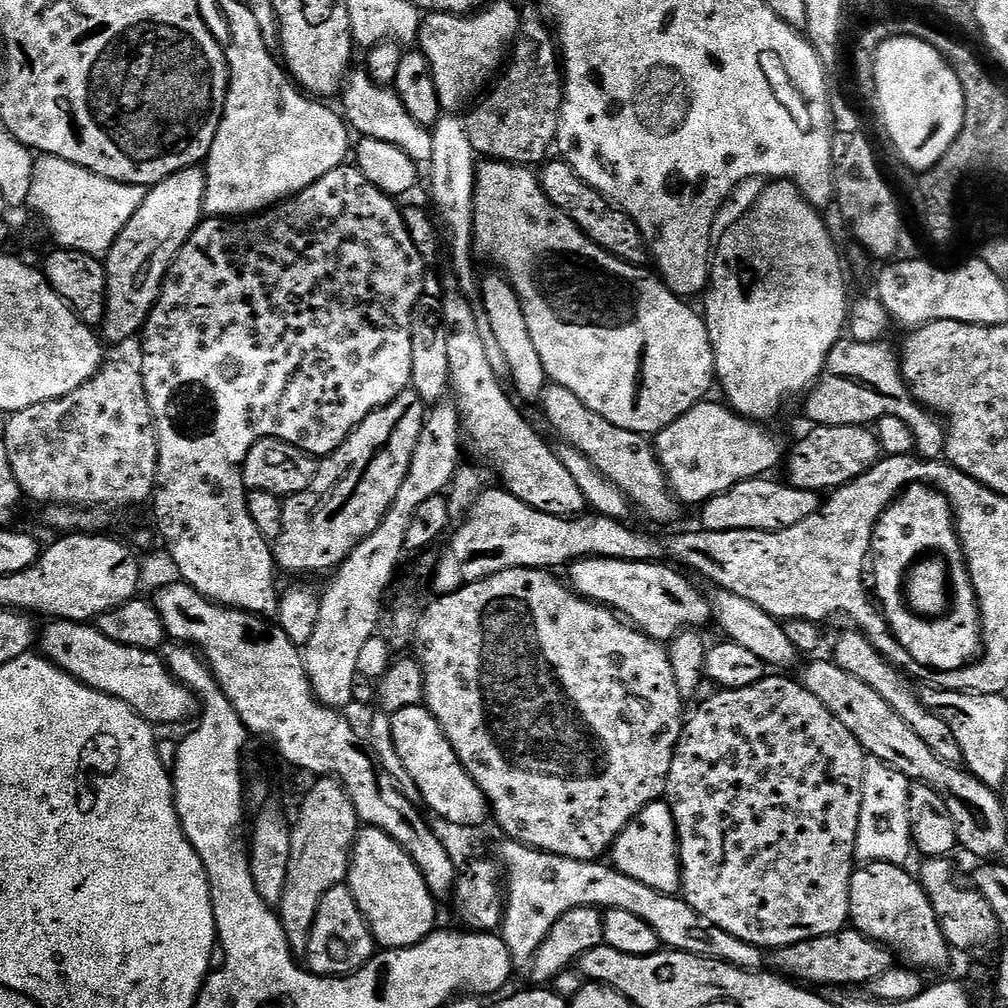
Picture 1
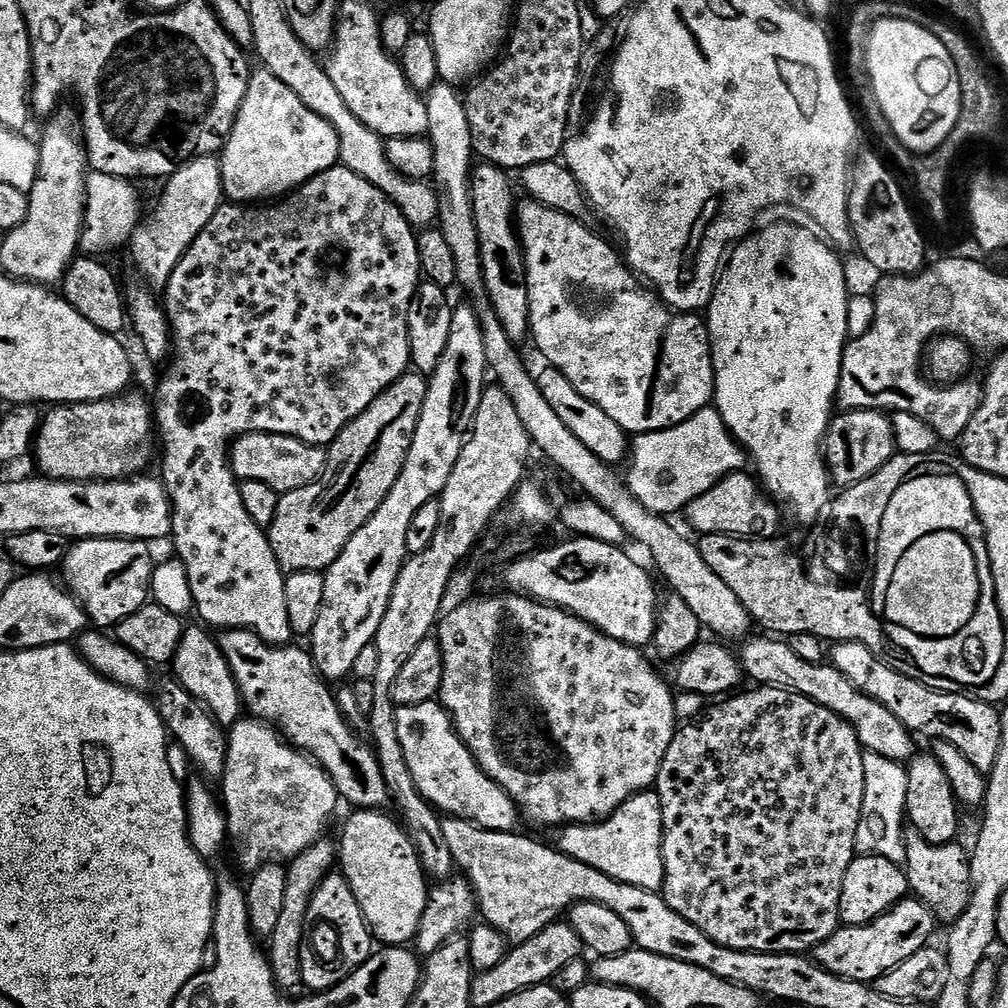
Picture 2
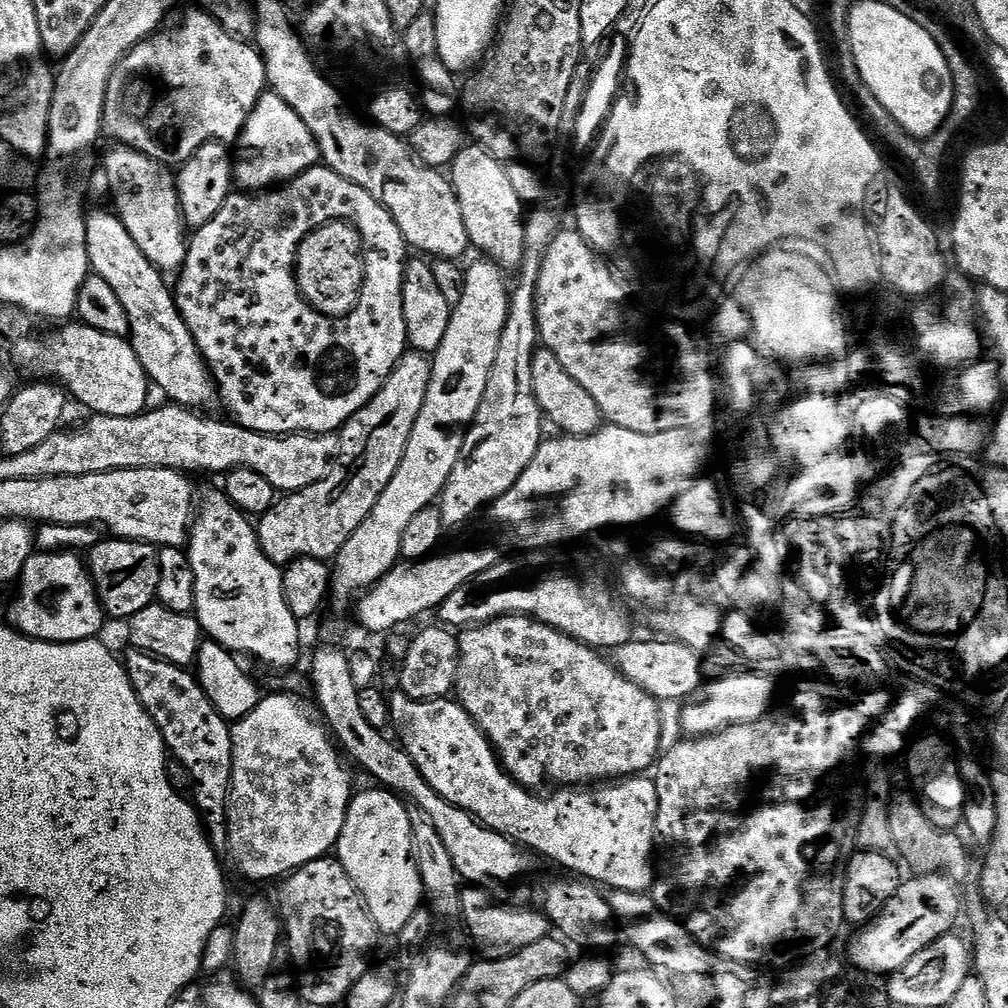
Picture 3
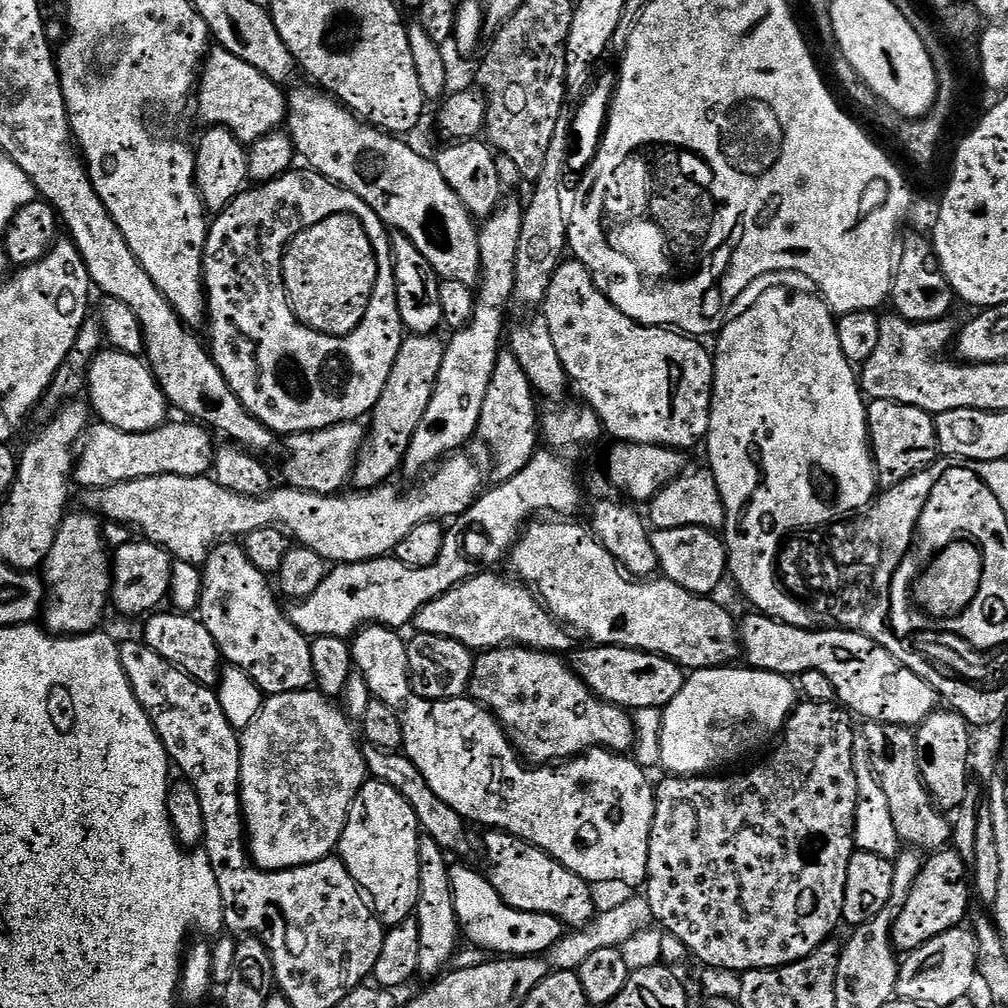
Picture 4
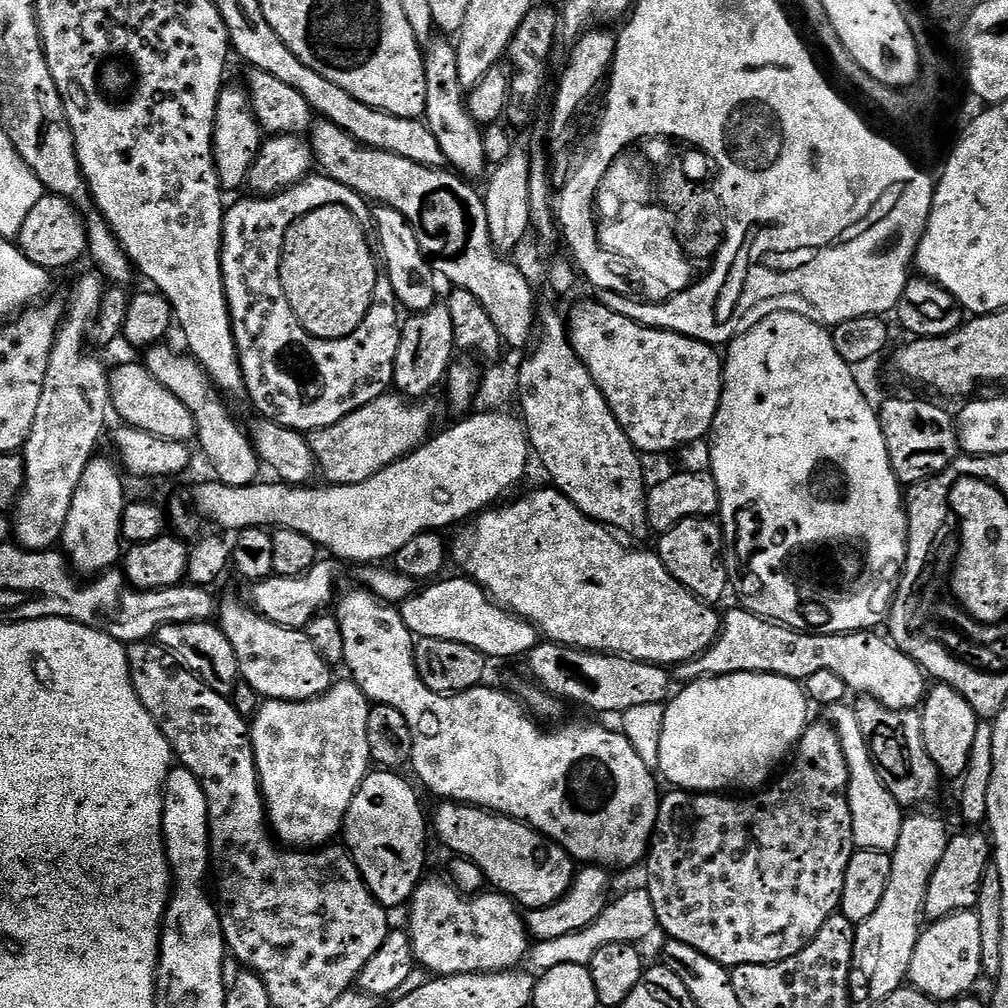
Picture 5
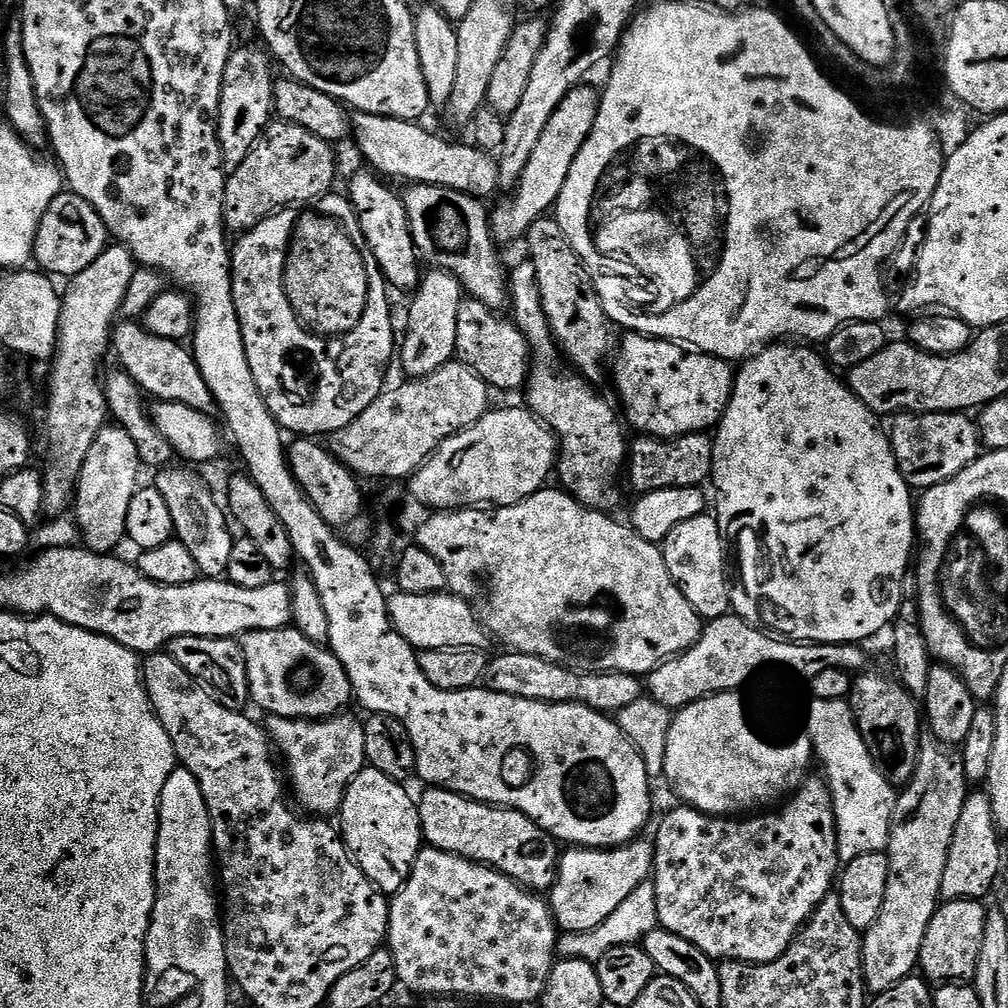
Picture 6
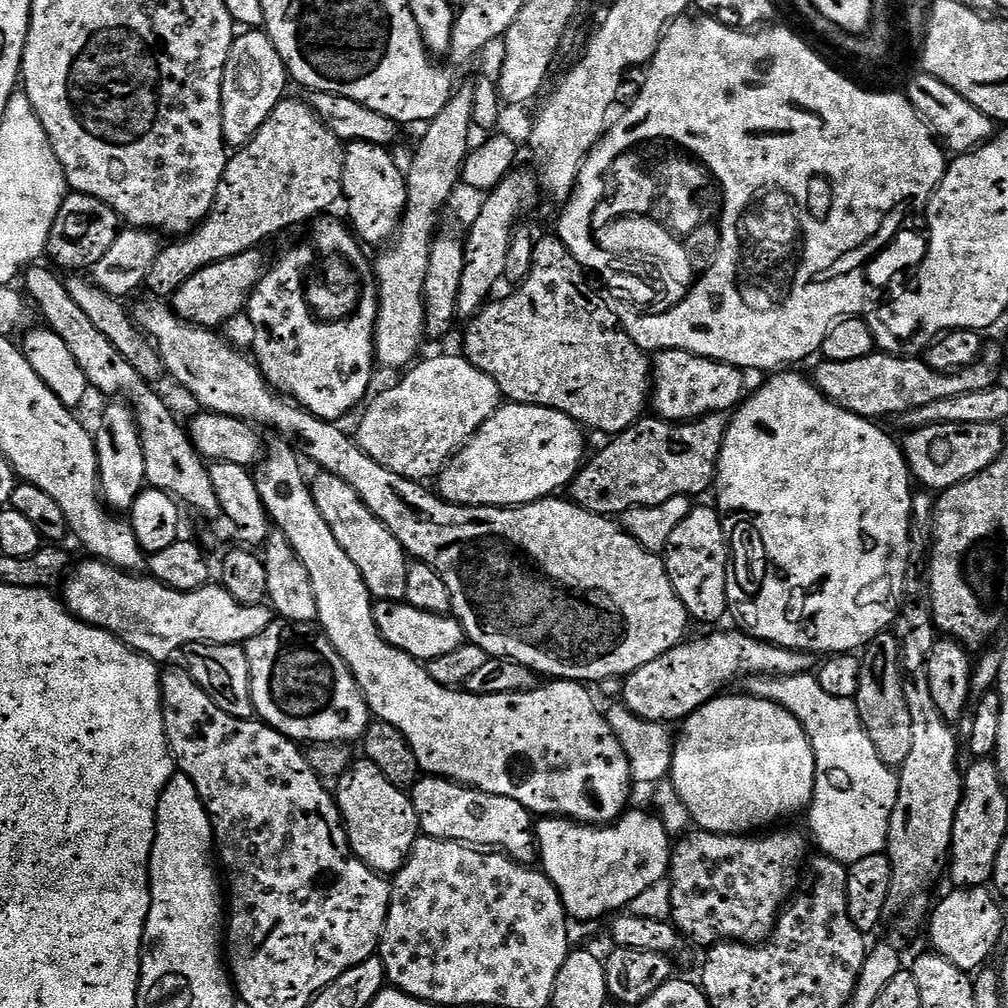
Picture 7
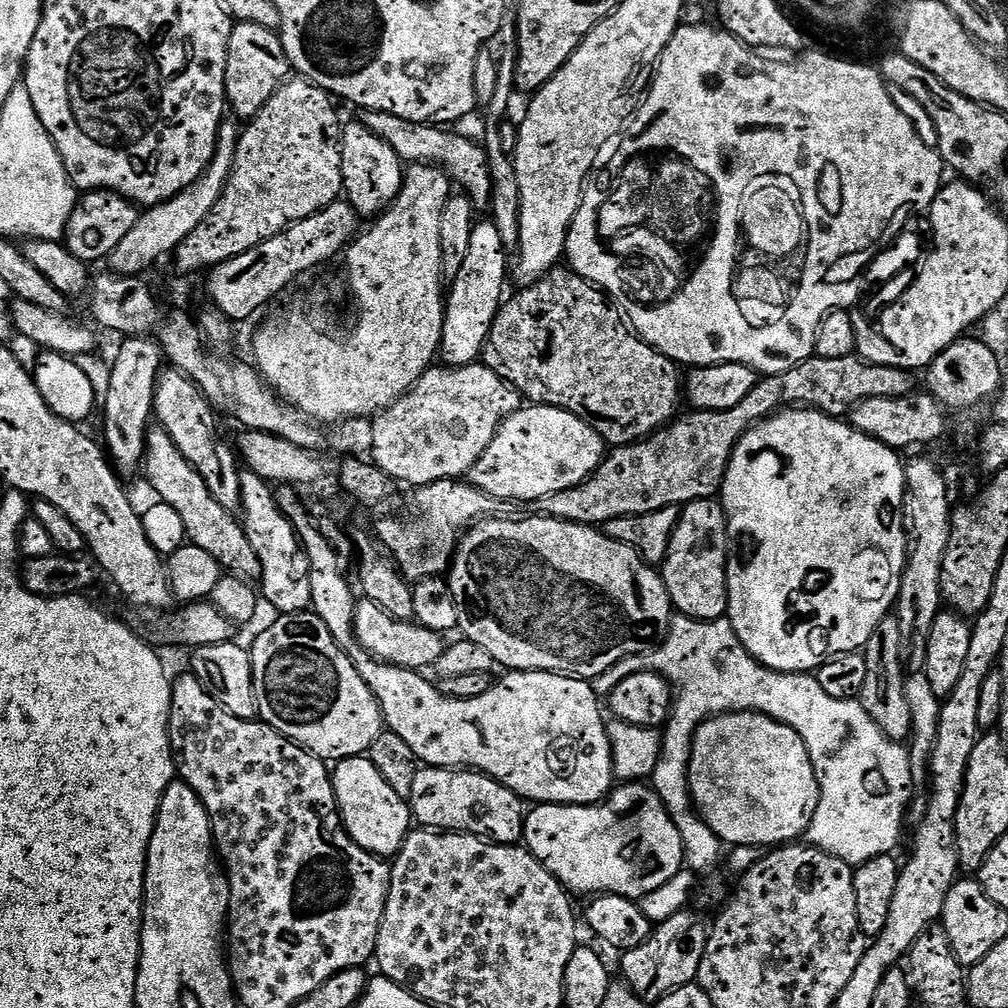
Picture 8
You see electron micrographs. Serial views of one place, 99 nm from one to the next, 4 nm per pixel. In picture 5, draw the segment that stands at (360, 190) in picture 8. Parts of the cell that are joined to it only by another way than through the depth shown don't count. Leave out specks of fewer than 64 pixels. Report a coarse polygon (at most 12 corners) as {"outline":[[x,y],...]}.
{"outline":[[380,206],[372,228],[397,305],[438,302],[438,277],[410,222]]}

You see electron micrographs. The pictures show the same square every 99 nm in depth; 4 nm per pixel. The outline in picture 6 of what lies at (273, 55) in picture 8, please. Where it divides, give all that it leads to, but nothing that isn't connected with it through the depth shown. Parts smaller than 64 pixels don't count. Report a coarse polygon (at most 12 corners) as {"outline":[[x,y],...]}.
{"outline":[[233,47],[220,95],[222,158],[242,166],[274,116],[273,61]]}

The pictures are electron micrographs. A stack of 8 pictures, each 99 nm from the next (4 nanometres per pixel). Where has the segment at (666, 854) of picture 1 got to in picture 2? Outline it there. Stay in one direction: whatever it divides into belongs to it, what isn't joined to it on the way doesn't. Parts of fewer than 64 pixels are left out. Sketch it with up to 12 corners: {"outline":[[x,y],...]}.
{"outline":[[631,796],[569,824],[562,854],[618,882],[664,887],[662,802]]}

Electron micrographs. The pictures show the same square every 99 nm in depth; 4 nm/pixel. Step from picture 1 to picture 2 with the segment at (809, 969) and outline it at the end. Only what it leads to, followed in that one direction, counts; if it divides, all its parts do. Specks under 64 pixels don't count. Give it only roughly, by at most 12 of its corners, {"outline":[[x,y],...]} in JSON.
{"outline":[[905,898],[837,928],[814,959],[838,978],[879,982],[933,943],[936,916]]}

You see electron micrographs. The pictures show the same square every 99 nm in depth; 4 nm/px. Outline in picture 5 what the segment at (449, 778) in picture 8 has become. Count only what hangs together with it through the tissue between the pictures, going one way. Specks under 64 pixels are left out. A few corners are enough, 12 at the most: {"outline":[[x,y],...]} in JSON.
{"outline":[[440,802],[431,831],[521,909],[572,889],[572,855],[523,820]]}

